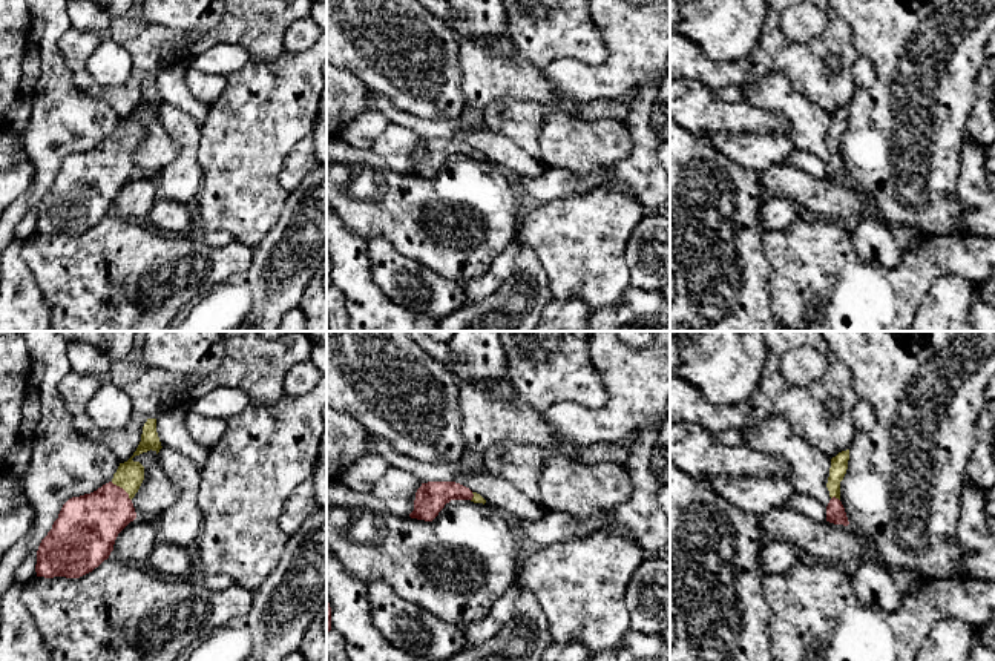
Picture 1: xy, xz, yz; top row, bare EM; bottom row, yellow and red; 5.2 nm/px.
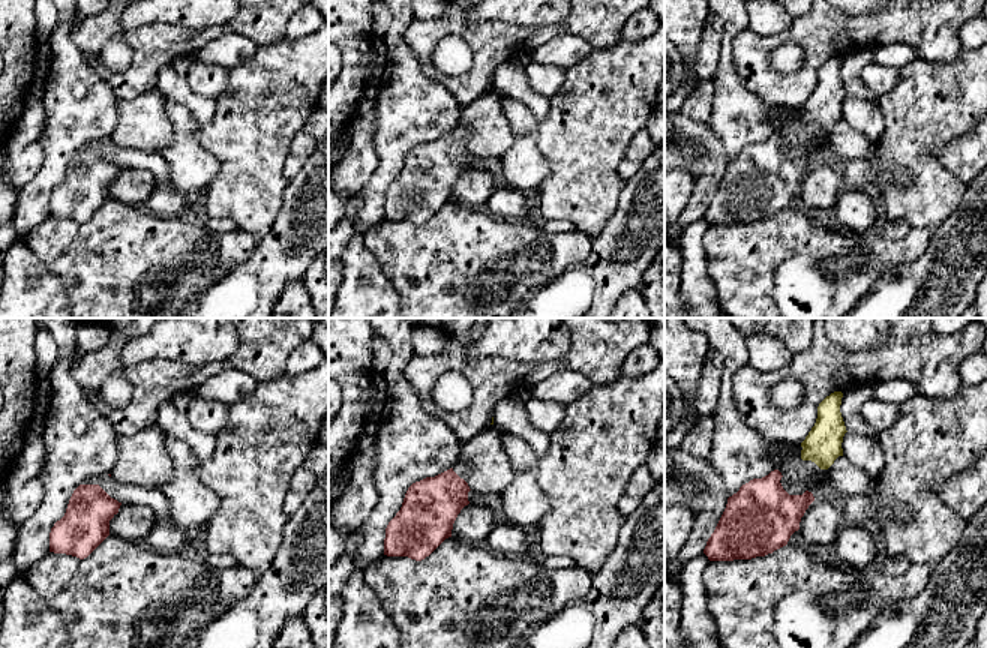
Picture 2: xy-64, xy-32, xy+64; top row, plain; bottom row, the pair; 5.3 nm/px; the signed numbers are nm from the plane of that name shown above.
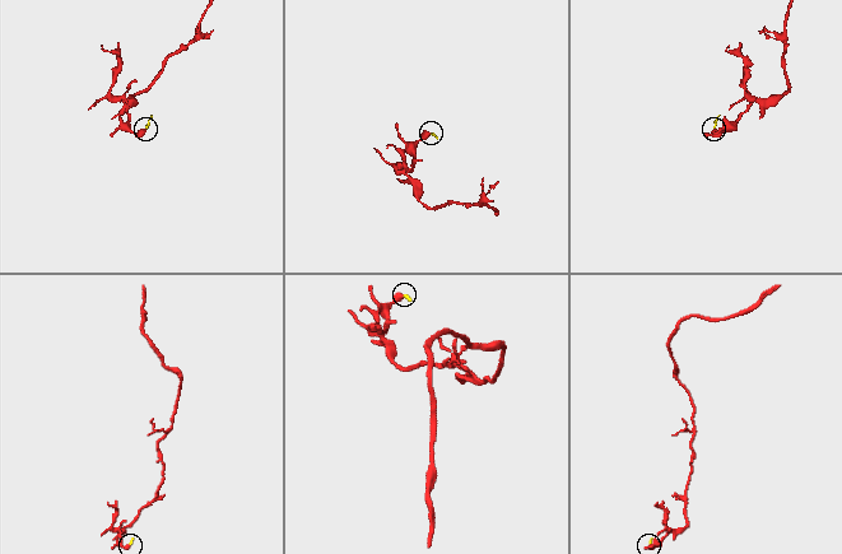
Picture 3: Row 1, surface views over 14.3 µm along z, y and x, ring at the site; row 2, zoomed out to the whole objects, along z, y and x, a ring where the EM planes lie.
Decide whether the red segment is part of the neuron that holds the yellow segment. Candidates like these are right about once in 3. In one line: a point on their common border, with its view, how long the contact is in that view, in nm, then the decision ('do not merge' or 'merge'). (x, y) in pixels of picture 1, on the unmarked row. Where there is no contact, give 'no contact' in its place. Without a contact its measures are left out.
contact xy (123, 144); length 150 nm; merge

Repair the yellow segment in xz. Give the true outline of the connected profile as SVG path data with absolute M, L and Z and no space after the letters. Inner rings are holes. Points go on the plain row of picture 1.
M428 138L415 149L414 167L409 170L411 175L432 178L438 169L451 156L471 156L474 159L486 159L486 156L472 149L469 144L455 138Z

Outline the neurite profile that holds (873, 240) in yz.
M865 216L851 233L854 252L866 262L895 268L903 259L894 233L882 221Z

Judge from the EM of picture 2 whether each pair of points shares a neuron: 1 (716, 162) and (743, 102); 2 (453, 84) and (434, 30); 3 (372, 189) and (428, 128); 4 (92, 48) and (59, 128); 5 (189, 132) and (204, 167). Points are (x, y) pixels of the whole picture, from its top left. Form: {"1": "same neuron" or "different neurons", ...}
{"1": "different neurons", "2": "same neuron", "3": "same neuron", "4": "different neurons", "5": "same neuron"}

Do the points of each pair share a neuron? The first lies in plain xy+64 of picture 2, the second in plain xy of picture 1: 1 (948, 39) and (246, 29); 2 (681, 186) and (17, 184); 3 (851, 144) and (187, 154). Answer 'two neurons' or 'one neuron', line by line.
1: one neuron
2: one neuron
3: two neurons

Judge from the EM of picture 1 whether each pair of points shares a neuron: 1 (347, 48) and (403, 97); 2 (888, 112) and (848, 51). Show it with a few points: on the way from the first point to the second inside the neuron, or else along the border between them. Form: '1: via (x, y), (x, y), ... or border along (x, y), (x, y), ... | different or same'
1: via (361, 62), (390, 85) | same
2: border along (857, 89), (848, 105) | different

